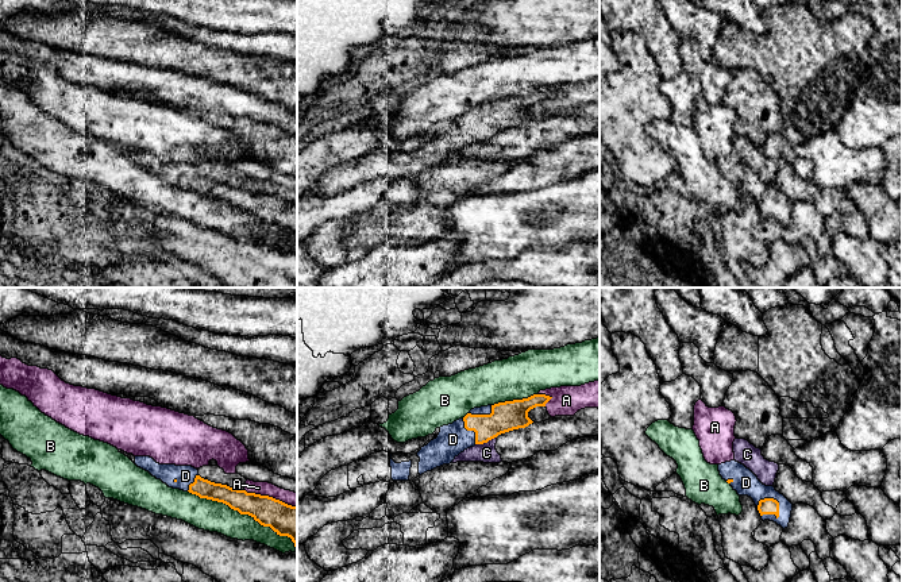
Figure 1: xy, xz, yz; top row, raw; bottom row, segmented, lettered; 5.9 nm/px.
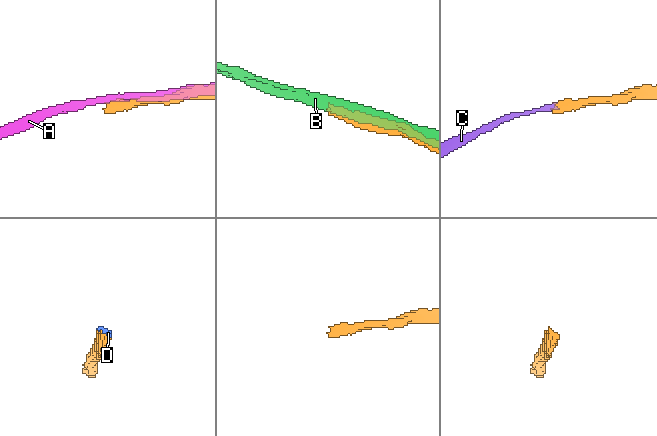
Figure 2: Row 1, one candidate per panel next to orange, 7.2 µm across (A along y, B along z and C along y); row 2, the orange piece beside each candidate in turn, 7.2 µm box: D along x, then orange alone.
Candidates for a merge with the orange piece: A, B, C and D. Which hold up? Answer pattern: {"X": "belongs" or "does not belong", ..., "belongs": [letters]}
{"A": "does not belong", "B": "does not belong", "C": "does not belong", "D": "belongs", "belongs": ["D"]}

